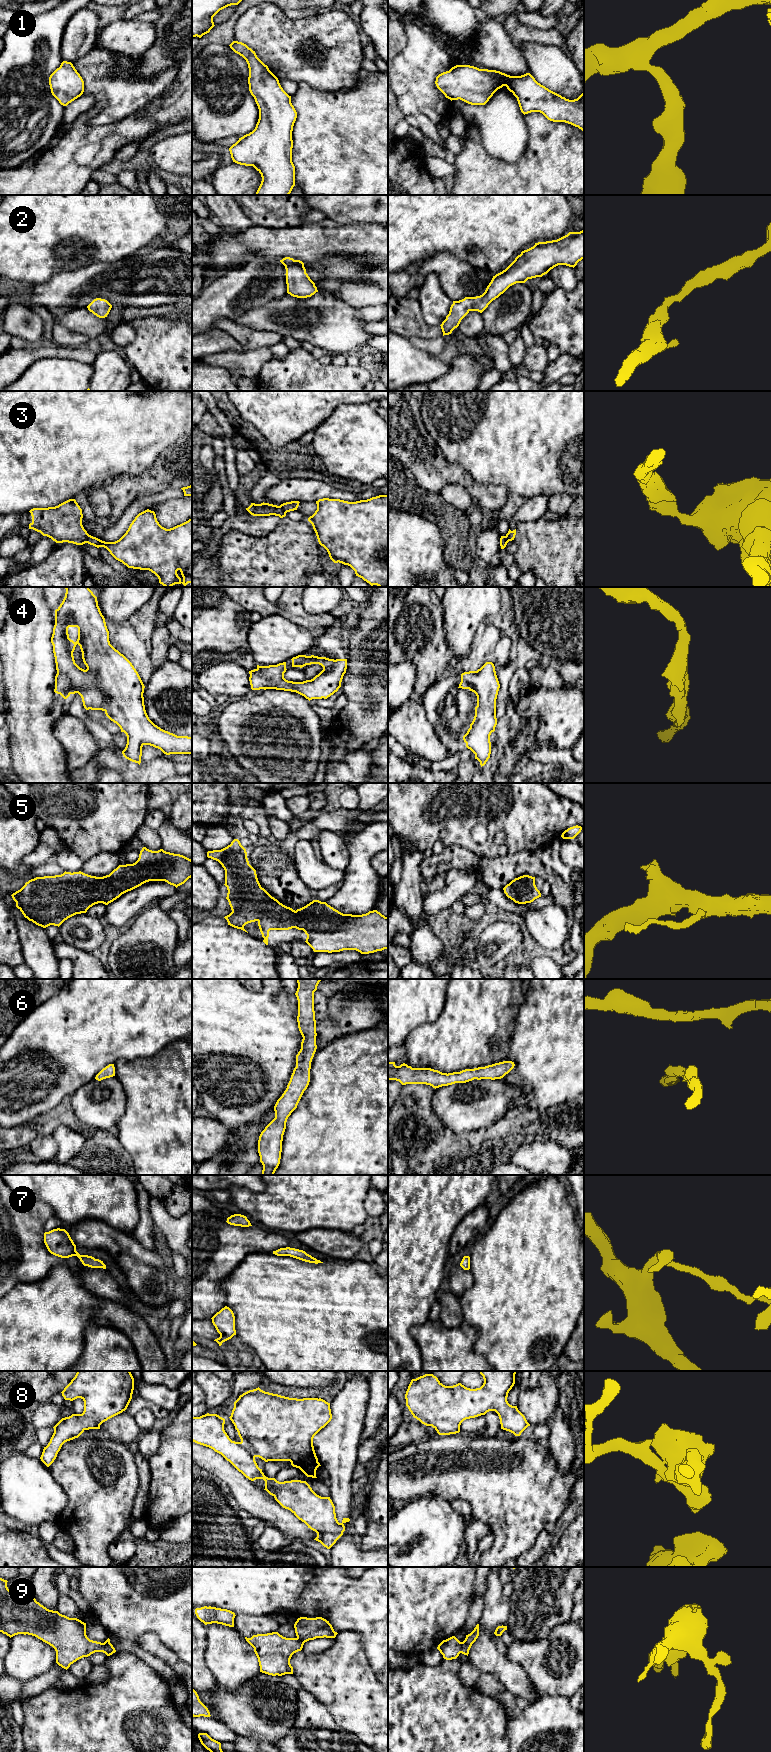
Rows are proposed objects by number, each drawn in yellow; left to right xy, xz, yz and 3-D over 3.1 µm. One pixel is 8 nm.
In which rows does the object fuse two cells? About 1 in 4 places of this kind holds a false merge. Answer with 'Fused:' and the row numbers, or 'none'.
Fused: 3, 9

